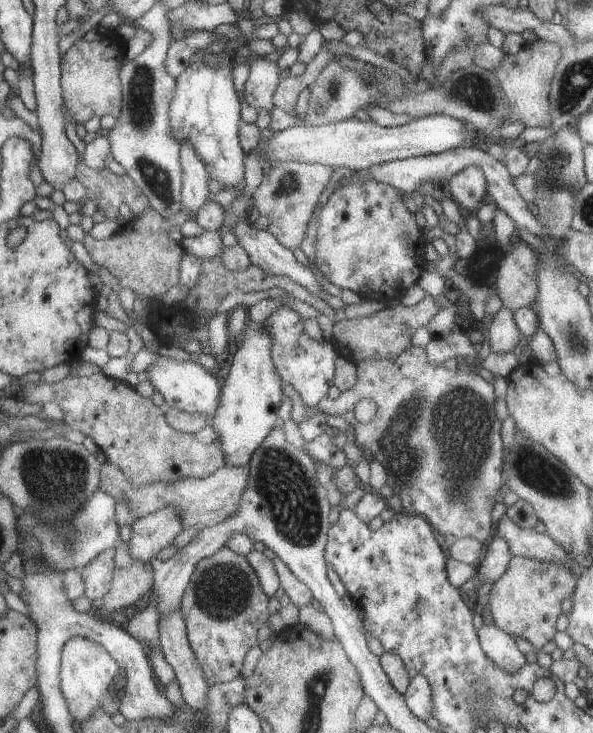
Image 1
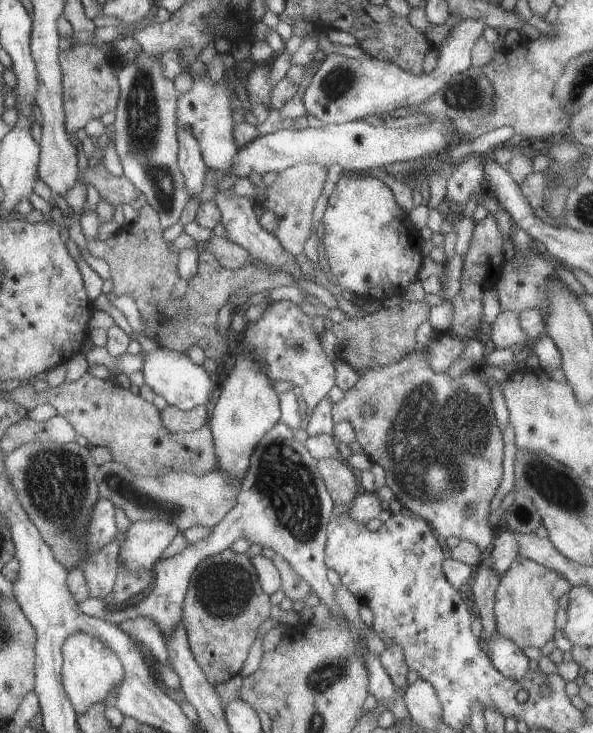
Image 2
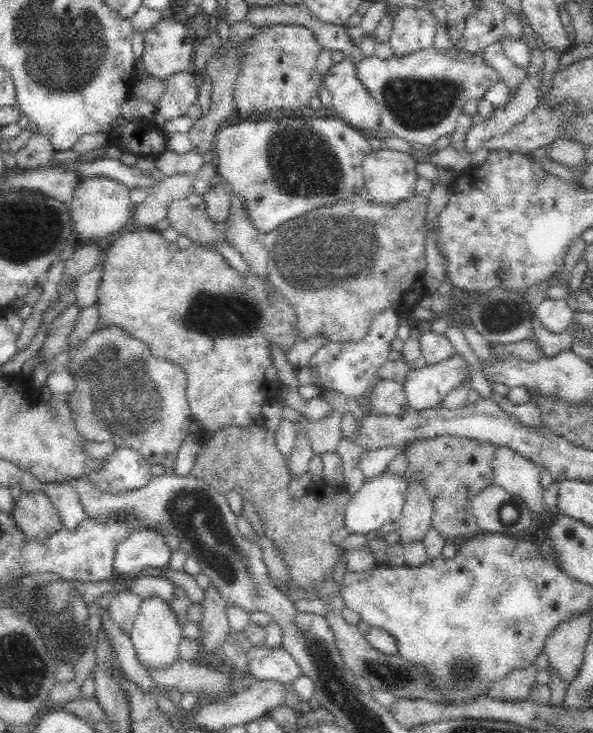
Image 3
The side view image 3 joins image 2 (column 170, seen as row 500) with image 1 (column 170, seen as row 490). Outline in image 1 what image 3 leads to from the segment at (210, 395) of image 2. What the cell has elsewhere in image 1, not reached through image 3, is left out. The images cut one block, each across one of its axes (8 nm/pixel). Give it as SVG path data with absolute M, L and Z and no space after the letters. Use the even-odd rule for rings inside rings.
M161 356L160 360L147 373L149 374L148 380L164 396L167 407L184 412L206 414L211 419L218 414L225 386L222 388L215 372L208 372L202 364L192 361L180 362L180 360Z

